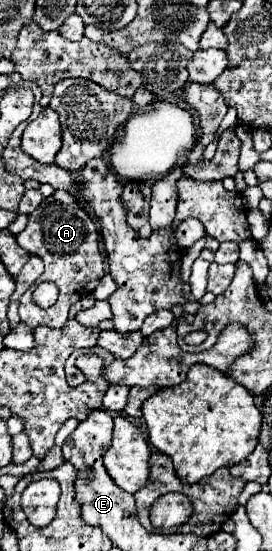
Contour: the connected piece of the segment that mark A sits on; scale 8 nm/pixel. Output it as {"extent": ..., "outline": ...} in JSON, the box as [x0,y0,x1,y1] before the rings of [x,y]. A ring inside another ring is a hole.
{"extent":[16,190,104,328],"outline":[[[56,190],[50,198],[44,198],[44,202],[30,214],[28,226],[24,232],[16,236],[16,242],[30,254],[40,256],[46,264],[46,270],[42,274],[42,282],[50,280],[56,282],[60,288],[58,302],[50,308],[40,308],[32,300],[32,292],[28,290],[22,296],[20,302],[20,318],[24,324],[36,328],[36,326],[48,326],[48,328],[62,328],[68,320],[68,310],[74,302],[82,300],[84,296],[92,294],[100,278],[104,276],[104,258],[98,248],[98,232],[94,220],[88,216],[88,212],[78,204],[74,196],[68,192]],[[42,222],[46,222],[46,232]]]}

